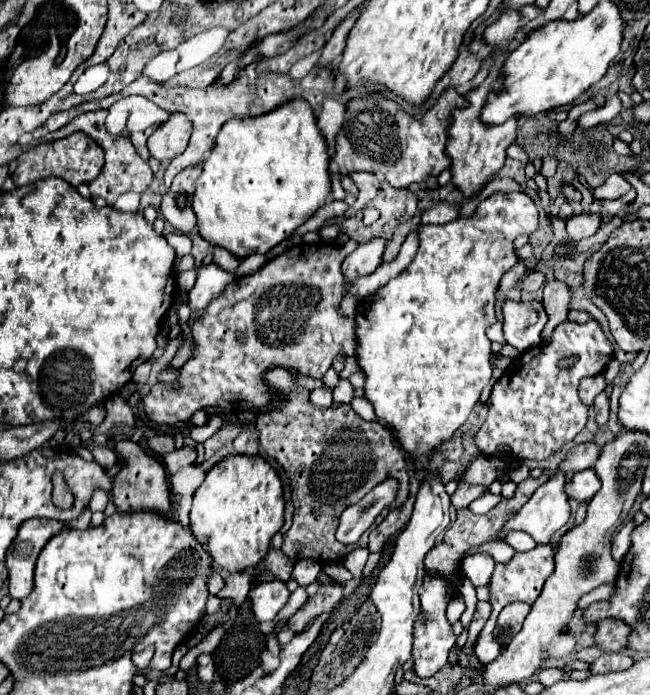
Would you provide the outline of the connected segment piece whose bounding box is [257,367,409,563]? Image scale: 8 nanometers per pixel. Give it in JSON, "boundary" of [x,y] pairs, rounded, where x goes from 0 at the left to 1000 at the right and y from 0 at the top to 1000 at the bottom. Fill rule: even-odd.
{"boundary":[[[414,531],[408,537],[408,551],[426,565],[426,580],[417,591],[395,600],[395,614],[402,623],[402,646],[423,660],[442,681],[451,704],[451,755],[435,770],[435,796],[448,807],[485,804],[491,810],[528,807],[534,796],[549,787],[565,787],[568,764],[577,761],[592,741],[617,729],[629,715],[626,672],[617,649],[605,643],[602,626],[592,612],[580,606],[555,603],[540,583],[509,580],[506,586],[488,586],[475,577],[475,563],[463,557],[454,540],[442,531]],[[595,686],[614,689],[614,709],[602,729],[577,747],[577,753],[558,767],[552,781],[528,784],[515,776],[525,738],[562,715],[577,698]]]}

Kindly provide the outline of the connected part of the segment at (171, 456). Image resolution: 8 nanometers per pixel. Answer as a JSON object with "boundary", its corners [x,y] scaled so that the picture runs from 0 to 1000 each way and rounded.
{"boundary":[[[282,640],[278,646],[269,646],[269,649],[257,652],[257,655],[251,655],[251,669],[254,669],[254,675],[266,683],[266,681],[272,681],[275,672],[300,666],[300,660],[303,660],[303,649],[300,649],[300,643],[288,643],[288,640]]]}

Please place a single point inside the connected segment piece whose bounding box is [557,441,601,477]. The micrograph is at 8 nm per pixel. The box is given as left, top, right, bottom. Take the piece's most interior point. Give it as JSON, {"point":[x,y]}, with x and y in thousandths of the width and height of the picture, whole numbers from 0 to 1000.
{"point":[895,656]}

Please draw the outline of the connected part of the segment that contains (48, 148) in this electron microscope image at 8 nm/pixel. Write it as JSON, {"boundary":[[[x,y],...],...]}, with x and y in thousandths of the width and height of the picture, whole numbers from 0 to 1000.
{"boundary":[[[118,188],[91,203],[54,209],[51,214],[29,223],[26,243],[17,255],[20,255],[23,266],[48,266],[69,255],[94,255],[103,263],[109,263],[112,269],[118,269],[122,263],[143,260],[155,243],[158,243],[158,214],[137,194],[128,194],[125,188]]]}

